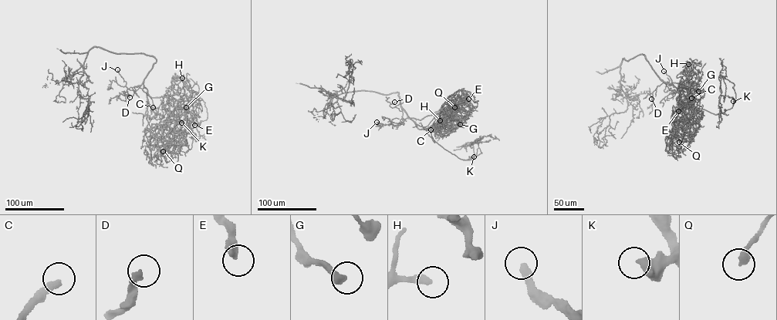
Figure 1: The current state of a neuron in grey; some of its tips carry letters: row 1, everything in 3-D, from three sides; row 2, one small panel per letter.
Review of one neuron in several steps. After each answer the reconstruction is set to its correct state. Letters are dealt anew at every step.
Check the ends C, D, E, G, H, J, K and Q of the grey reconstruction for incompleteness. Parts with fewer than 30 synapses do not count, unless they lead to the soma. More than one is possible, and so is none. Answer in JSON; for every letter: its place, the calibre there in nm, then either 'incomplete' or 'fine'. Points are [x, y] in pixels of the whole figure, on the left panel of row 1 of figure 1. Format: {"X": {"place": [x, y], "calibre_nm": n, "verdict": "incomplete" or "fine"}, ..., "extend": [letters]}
{"C": {"place": [153, 107], "calibre_nm": 320, "verdict": "incomplete"}, "D": {"place": [130, 97], "calibre_nm": 240, "verdict": "incomplete"}, "E": {"place": [194, 125], "calibre_nm": 400, "verdict": "fine"}, "G": {"place": [186, 107], "calibre_nm": 360, "verdict": "fine"}, "H": {"place": [182, 78], "calibre_nm": 360, "verdict": "fine"}, "J": {"place": [117, 69], "calibre_nm": 280, "verdict": "incomplete"}, "K": {"place": [181, 122], "calibre_nm": 440, "verdict": "incomplete"}, "Q": {"place": [163, 151], "calibre_nm": 320, "verdict": "fine"}, "extend": ["C", "D", "J", "K"]}

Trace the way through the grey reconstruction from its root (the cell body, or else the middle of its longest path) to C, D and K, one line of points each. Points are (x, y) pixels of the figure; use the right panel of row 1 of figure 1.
C: (651, 66), (663, 81), (675, 82), (686, 87), (689, 96), (688, 106), (691, 98)
D: (651, 66), (663, 82), (653, 92), (651, 99)
K: (651, 66), (663, 81), (686, 87), (694, 107), (716, 114), (731, 108), (733, 101)

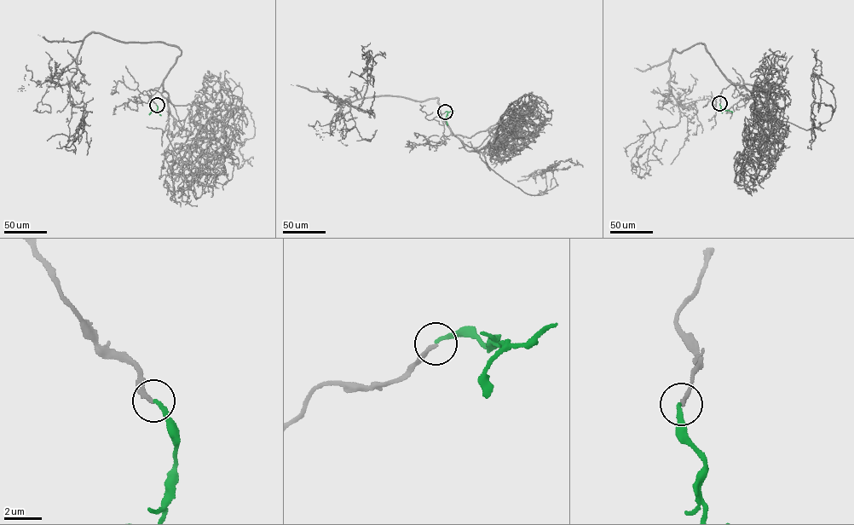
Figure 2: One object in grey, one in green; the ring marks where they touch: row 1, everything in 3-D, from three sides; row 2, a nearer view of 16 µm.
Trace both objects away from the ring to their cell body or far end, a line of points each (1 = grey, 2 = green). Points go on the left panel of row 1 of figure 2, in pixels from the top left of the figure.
1: (156, 105), (147, 91), (181, 50), (91, 32), (71, 80), (69, 101), (83, 109), (66, 148), (75, 147)
2: (156, 105), (157, 111), (149, 115)

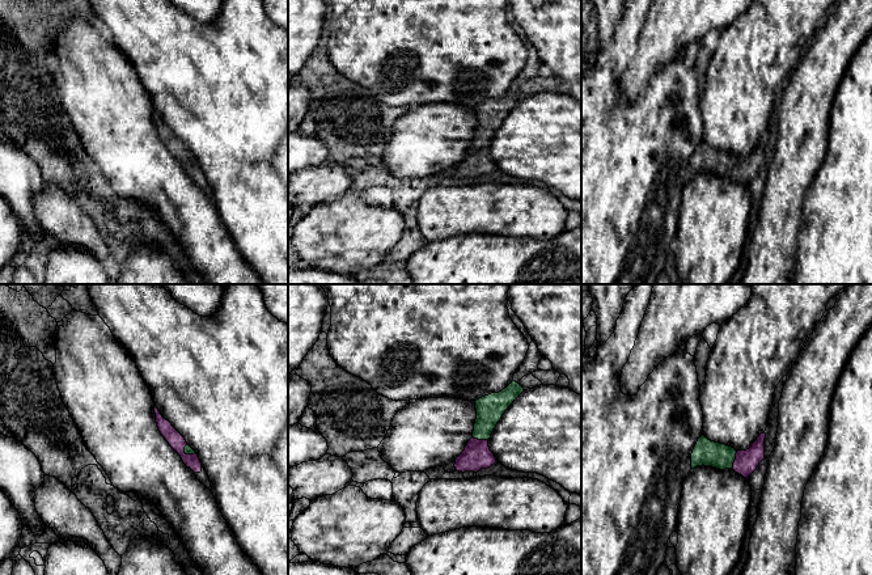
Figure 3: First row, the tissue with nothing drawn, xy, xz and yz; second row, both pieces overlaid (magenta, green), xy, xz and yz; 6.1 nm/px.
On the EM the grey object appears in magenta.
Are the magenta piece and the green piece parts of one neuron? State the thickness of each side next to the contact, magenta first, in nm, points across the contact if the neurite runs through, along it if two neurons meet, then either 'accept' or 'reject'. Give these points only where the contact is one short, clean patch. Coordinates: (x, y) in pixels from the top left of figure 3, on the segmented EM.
calibres 140 and 160 nm; way yz (746, 461), (736, 459), (706, 452); accept

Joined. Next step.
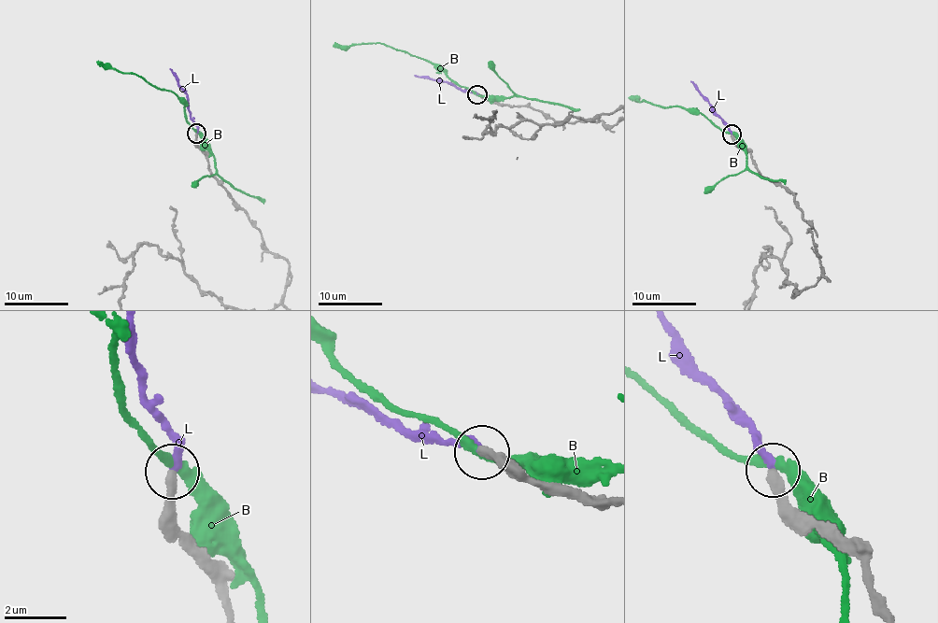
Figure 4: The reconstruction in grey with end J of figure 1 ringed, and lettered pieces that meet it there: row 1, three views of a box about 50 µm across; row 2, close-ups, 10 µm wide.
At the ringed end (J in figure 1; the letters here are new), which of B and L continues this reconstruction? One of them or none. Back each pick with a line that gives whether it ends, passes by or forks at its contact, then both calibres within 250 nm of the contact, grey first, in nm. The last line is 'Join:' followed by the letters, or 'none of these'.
L: it ends; calibres 300 and 240 nm
Join: L

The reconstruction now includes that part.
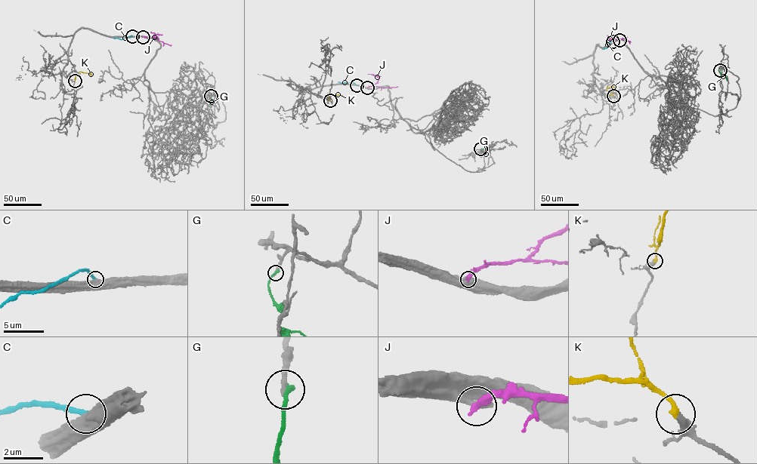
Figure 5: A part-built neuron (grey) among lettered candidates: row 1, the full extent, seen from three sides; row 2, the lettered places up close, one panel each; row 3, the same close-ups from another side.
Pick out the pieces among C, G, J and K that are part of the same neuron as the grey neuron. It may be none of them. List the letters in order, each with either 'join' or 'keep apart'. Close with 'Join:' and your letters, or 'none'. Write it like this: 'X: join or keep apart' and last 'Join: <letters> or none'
C: keep apart
G: keep apart
J: keep apart
K: join
Join: K

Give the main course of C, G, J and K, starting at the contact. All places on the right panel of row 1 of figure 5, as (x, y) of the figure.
C: (613, 41), (610, 42), (607, 48), (601, 49)
G: (720, 70), (721, 75), (727, 81)
J: (619, 40), (609, 39), (614, 36)
K: (613, 96), (607, 92), (607, 87), (614, 87)

